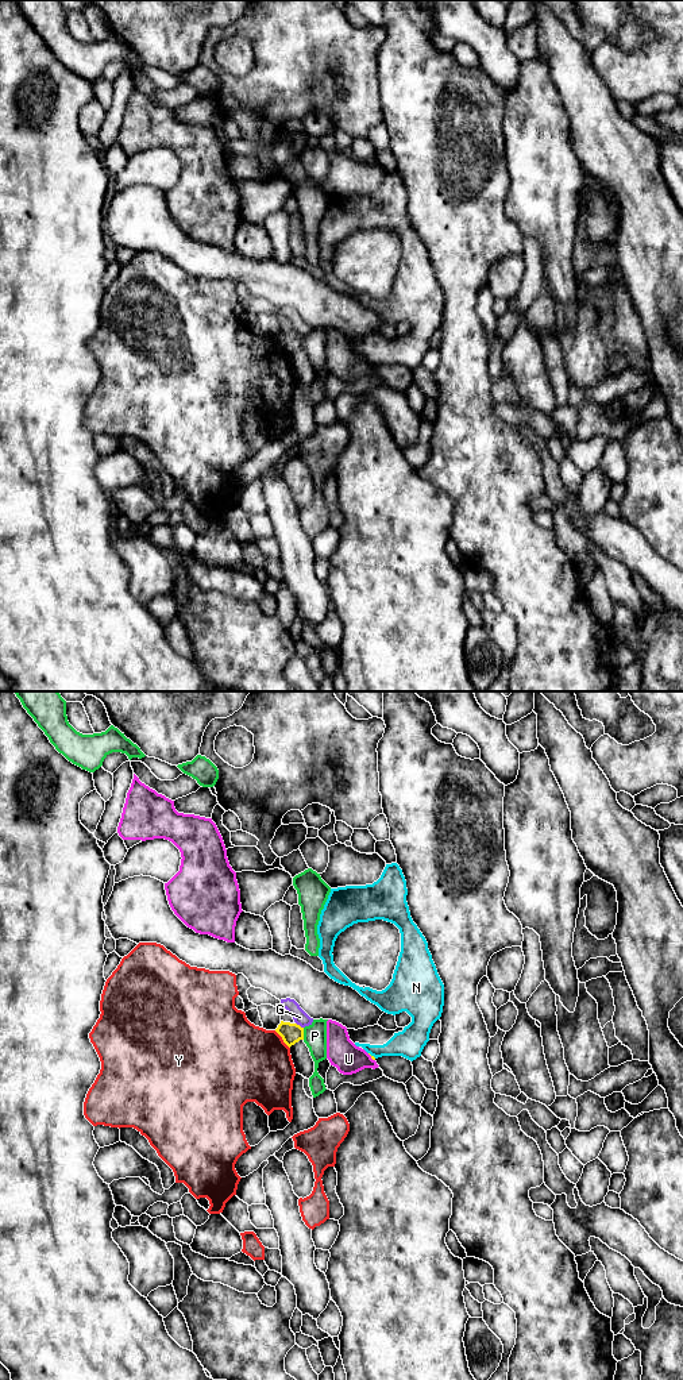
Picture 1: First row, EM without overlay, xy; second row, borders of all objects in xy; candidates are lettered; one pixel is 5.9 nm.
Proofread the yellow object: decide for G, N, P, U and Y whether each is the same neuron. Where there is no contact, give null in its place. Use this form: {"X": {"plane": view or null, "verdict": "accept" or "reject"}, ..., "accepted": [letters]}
{"G": {"plane": "xy", "verdict": "reject"}, "N": {"plane": "xy", "verdict": "reject"}, "P": {"plane": "xy", "verdict": "reject"}, "U": {"plane": "xy", "verdict": "reject"}, "Y": {"plane": "xy", "verdict": "reject"}, "accepted": []}

